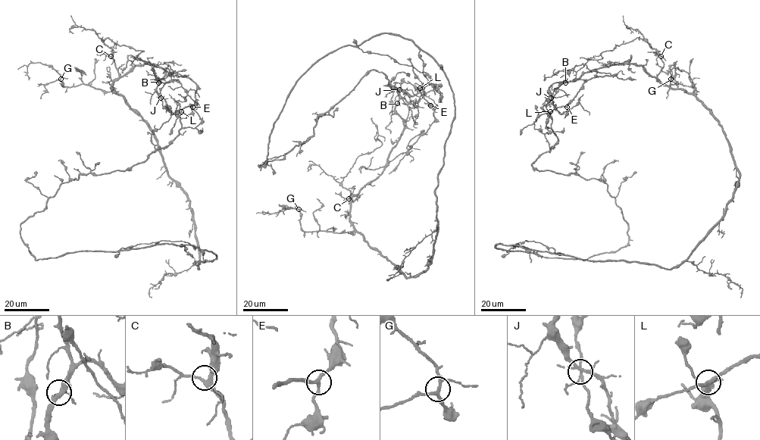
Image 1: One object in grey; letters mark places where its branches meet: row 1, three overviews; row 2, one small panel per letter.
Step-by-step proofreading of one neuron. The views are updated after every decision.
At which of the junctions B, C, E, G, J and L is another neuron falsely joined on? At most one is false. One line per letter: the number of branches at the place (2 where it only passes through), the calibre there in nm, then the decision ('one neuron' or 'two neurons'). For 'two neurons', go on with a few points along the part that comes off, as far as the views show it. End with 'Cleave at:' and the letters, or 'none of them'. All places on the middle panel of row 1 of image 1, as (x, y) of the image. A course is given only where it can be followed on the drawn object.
B: 4 branches meet; 280 nm thick; one neuron
C: 3 branches meet; 240 nm thick; one neuron
E: 3 branches meet; 240 nm thick; one neuron
G: 4 branches meet; 240 nm thick; one neuron
J: 7 branches meet; 240 nm thick; one neuron
L: 3 branches meet; 260 nm thick; one neuron
Cleave at: none of them

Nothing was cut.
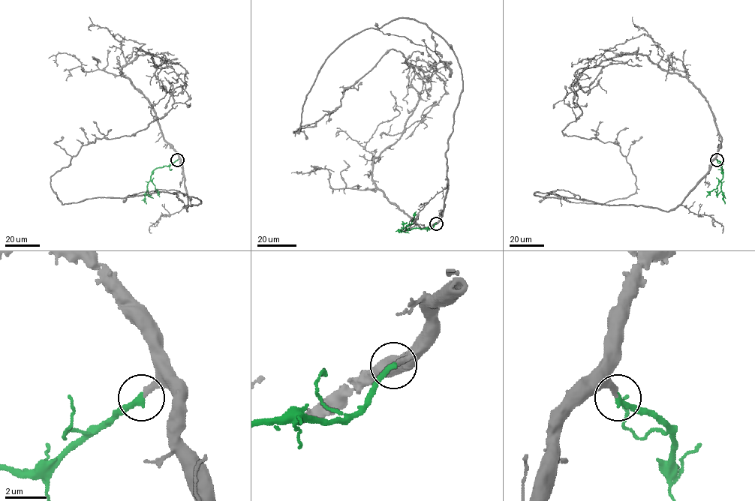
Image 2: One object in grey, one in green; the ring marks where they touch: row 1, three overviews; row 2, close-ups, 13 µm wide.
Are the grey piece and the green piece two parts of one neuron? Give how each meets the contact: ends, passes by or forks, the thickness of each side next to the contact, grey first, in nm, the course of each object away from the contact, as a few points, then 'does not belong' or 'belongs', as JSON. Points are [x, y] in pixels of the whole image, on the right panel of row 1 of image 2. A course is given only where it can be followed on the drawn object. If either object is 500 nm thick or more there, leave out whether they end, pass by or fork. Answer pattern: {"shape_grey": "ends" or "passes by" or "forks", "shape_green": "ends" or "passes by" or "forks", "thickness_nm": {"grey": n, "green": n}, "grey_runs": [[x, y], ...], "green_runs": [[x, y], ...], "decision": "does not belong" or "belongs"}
{"shape_grey": "ends", "shape_green": "ends", "thickness_nm": {"grey": 240, "green": 320}, "grey_runs": [[717, 160], [668, 211], [534, 194], [603, 205], [627, 198], [636, 188], [626, 156], [642, 137]], "green_runs": [[717, 160], [720, 163], [723, 170], [721, 190], [724, 203]], "decision": "belongs"}

